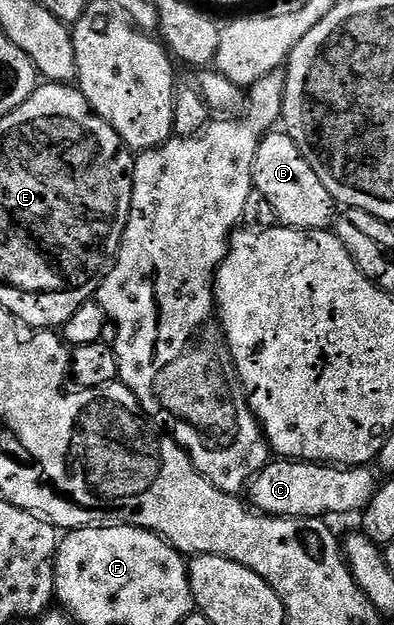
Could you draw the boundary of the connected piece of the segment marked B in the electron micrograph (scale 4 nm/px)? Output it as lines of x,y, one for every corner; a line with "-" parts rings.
272,130
261,139
258,154
252,167
252,183
255,191
266,194
270,206
274,206
277,221
289,228
324,230
333,223
334,201
332,195
322,186
318,174
306,162
298,146
288,137
287,131

